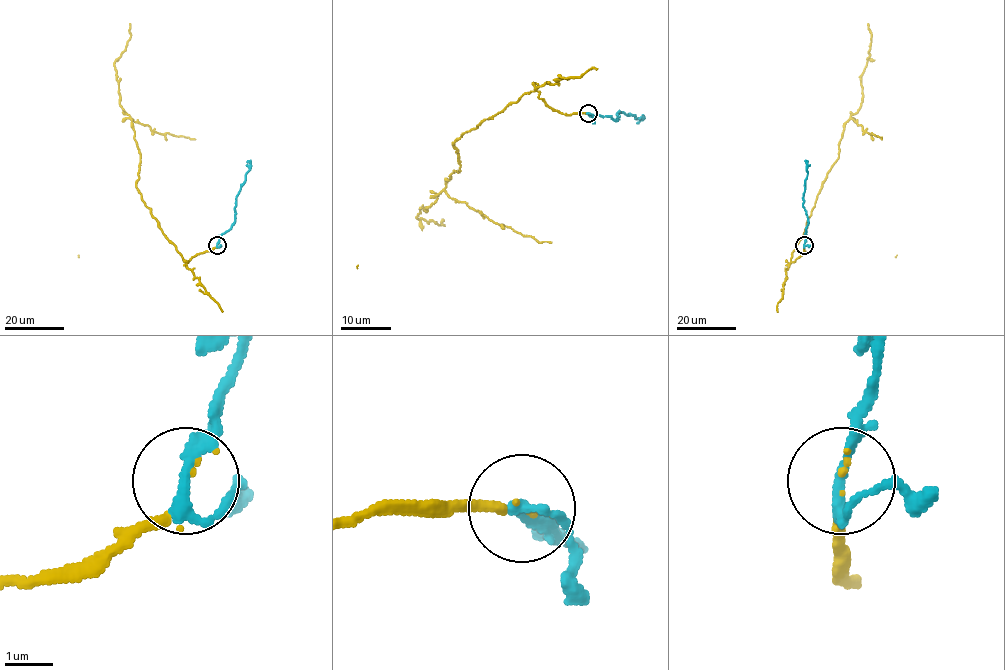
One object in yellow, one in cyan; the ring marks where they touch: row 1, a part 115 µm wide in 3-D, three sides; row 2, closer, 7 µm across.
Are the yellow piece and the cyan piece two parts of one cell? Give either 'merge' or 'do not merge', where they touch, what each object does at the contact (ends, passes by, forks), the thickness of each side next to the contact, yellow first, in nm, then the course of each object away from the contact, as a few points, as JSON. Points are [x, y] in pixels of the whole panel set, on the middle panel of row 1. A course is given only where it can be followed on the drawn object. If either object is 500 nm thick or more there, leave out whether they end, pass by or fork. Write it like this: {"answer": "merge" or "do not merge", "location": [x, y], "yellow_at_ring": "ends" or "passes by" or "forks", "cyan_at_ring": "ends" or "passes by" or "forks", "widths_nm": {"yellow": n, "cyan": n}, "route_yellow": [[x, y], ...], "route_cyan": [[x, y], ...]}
{"answer": "merge", "location": [588, 113], "yellow_at_ring": "ends", "cyan_at_ring": "passes by", "widths_nm": {"yellow": 70, "cyan": 240}, "route_yellow": [[588, 113], [552, 110], [536, 90], [461, 135], [454, 143], [460, 170], [417, 217], [444, 225], [441, 219]], "route_cyan": [[588, 113], [593, 116], [608, 115], [616, 120], [618, 110], [637, 119], [643, 118], [637, 118]]}

